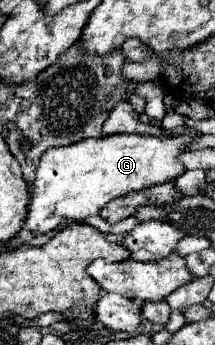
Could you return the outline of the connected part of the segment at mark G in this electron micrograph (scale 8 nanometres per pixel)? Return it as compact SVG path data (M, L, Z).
M165 133L161 137L151 135L111 135L101 139L85 139L73 143L69 147L53 147L43 153L41 163L37 167L37 179L31 185L31 201L29 201L29 215L25 227L35 233L47 233L57 229L63 221L81 221L89 215L97 215L103 205L111 199L147 189L151 185L163 185L171 179L177 179L187 169L179 163L179 155L195 141L191 135L171 135Z

